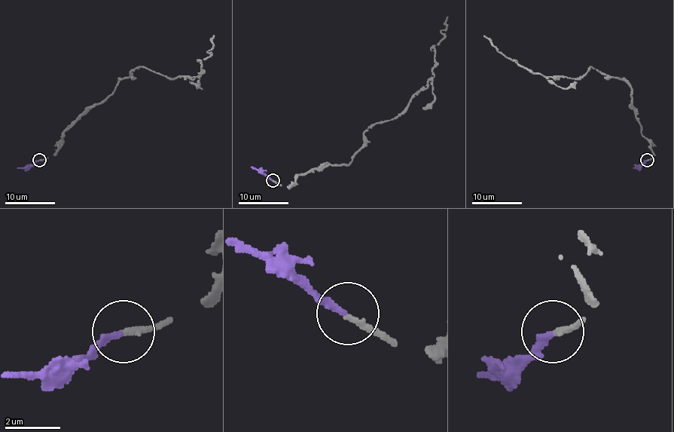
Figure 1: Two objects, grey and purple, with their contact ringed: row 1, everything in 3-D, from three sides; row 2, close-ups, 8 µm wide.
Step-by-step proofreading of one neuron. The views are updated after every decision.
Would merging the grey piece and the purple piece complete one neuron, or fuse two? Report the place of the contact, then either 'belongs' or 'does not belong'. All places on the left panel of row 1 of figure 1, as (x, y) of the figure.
place (39, 160); belongs

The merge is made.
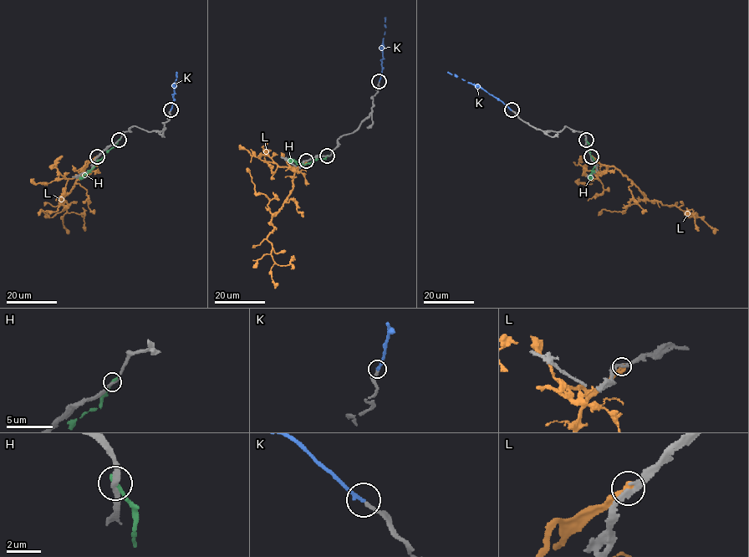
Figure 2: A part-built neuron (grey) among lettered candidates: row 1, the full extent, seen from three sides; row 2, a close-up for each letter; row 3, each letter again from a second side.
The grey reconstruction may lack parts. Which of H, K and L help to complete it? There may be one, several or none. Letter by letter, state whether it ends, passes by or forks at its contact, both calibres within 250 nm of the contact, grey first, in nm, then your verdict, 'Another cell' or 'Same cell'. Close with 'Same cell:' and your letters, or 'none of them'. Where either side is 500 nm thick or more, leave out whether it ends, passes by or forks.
H: It ends there. Thickness 240 nm (grey) against 280 nm. Another cell
K: It ends there. Thickness 220 nm (grey) against 220 nm. Same cell
L: It ends there. Thickness 260 nm (grey) against 480 nm. Another cell
Same cell: K

